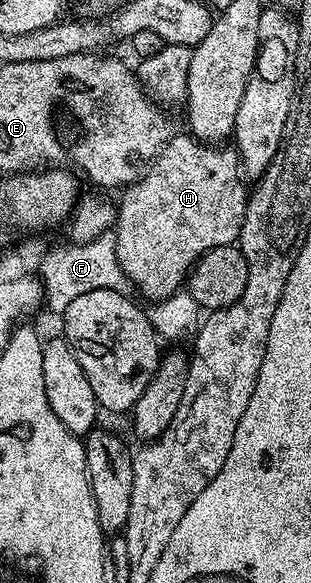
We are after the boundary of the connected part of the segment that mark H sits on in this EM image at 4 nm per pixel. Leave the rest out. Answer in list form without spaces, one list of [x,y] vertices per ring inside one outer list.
[[[190,134],[172,135],[159,155],[150,161],[143,175],[130,185],[117,200],[113,227],[116,256],[120,270],[131,280],[131,287],[148,302],[165,300],[180,291],[192,268],[214,247],[235,244],[247,213],[248,185],[241,171],[239,154],[234,147],[204,144]]]

